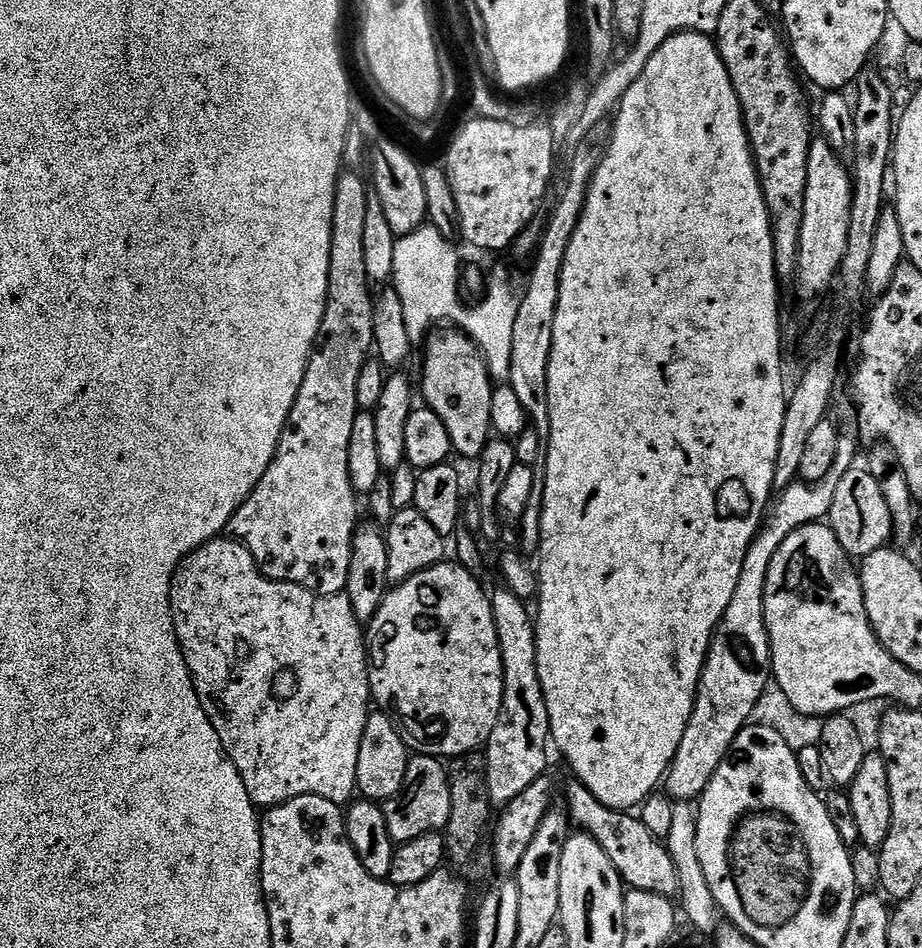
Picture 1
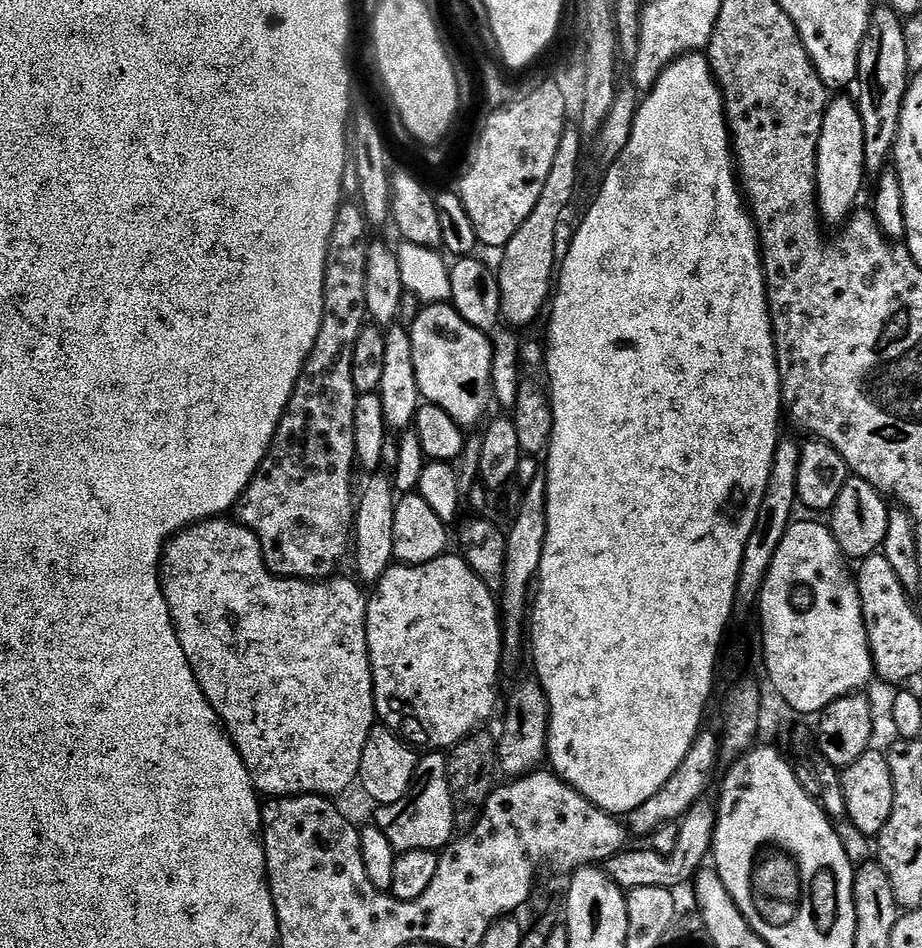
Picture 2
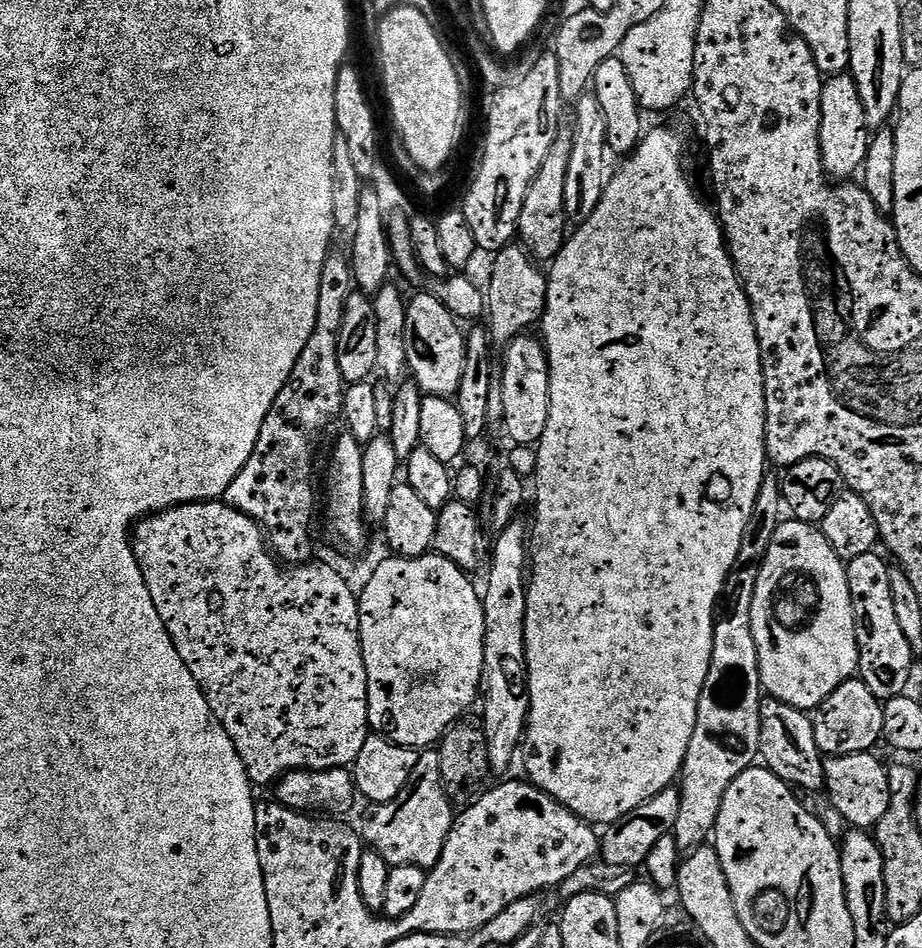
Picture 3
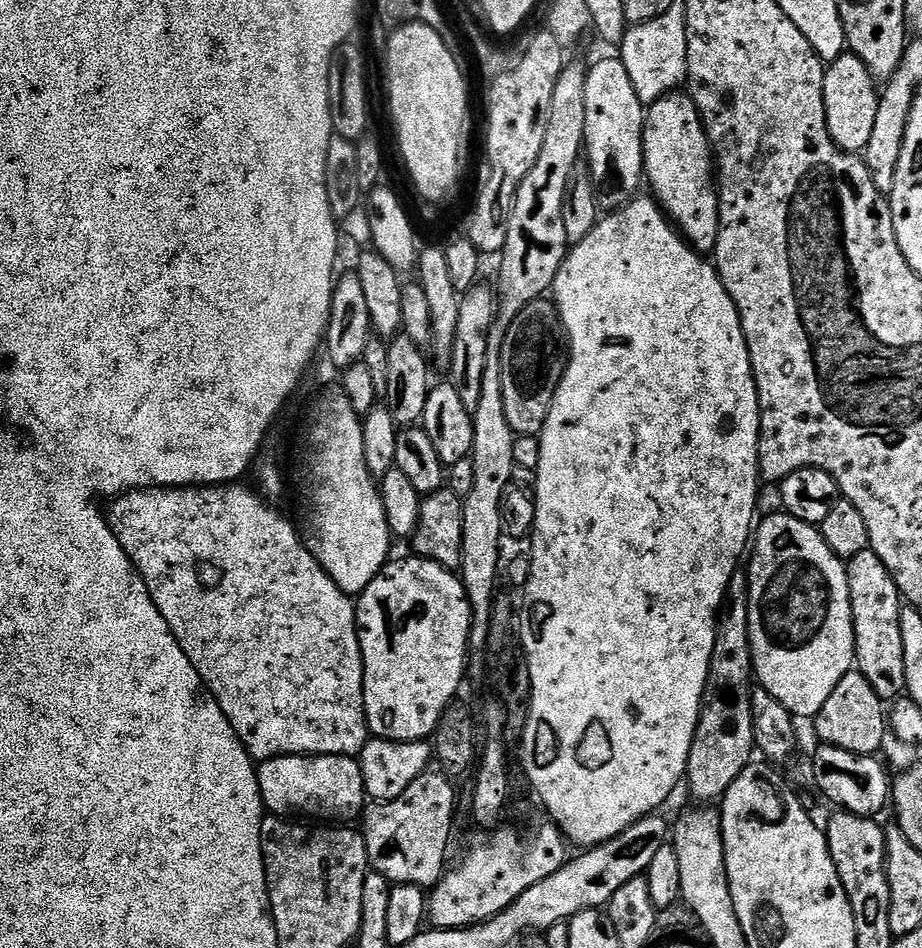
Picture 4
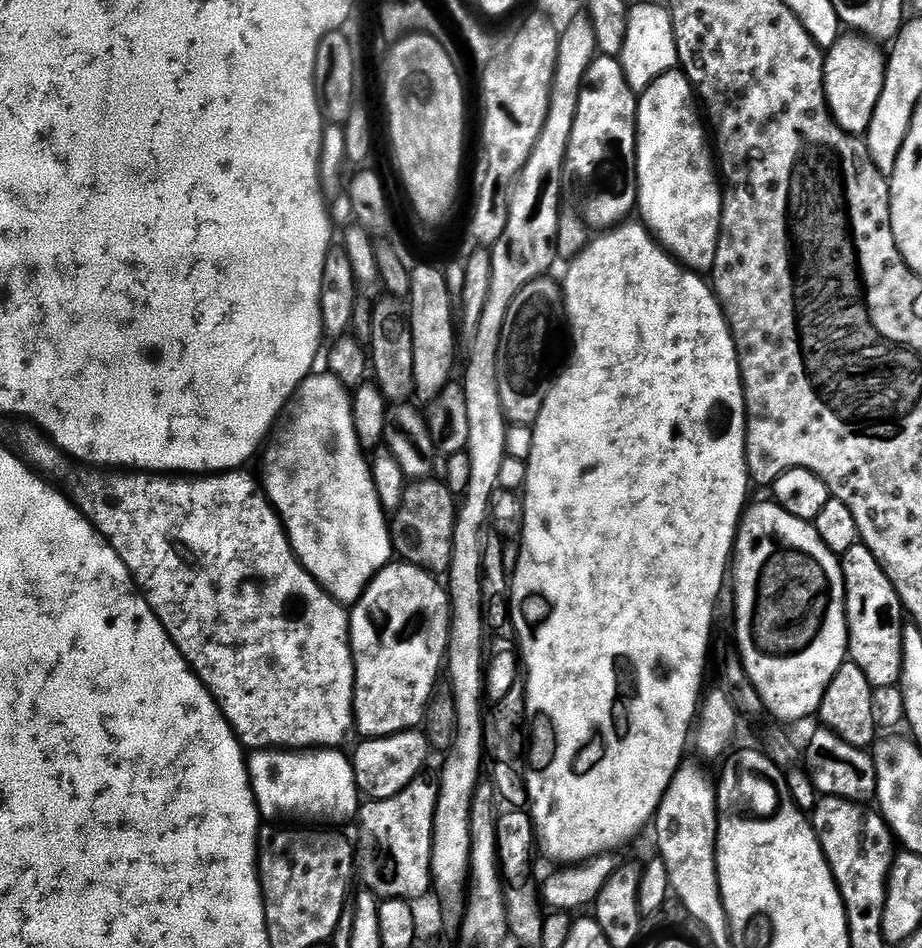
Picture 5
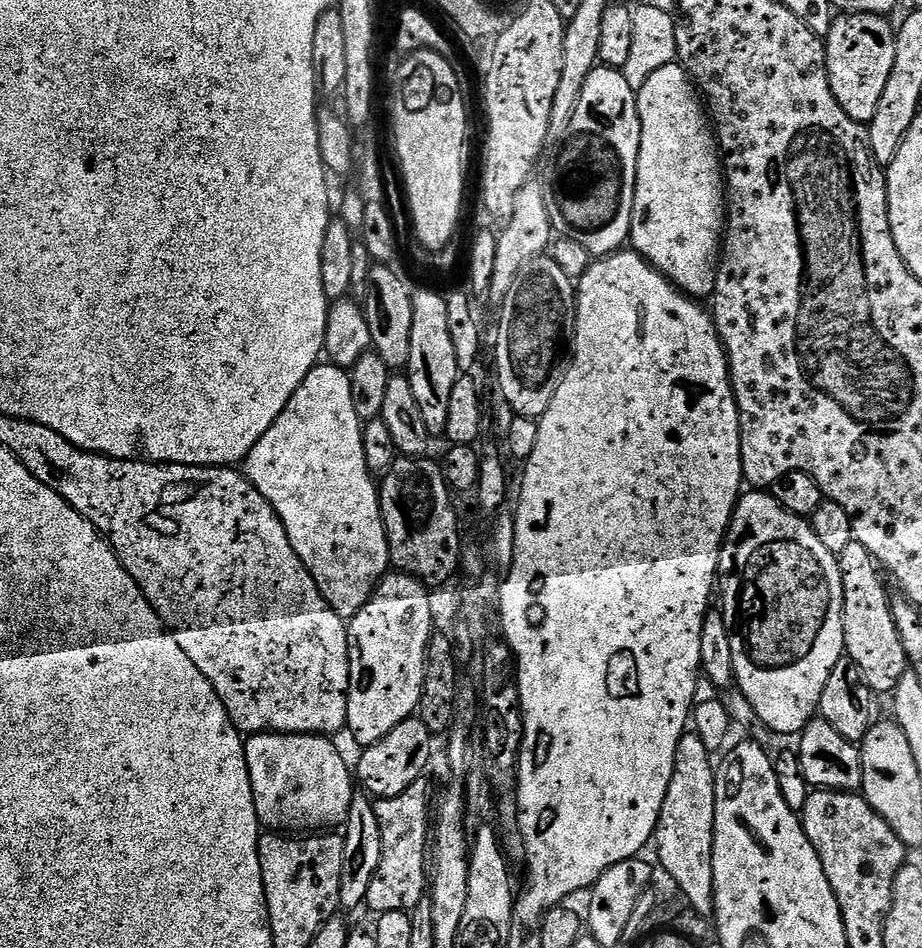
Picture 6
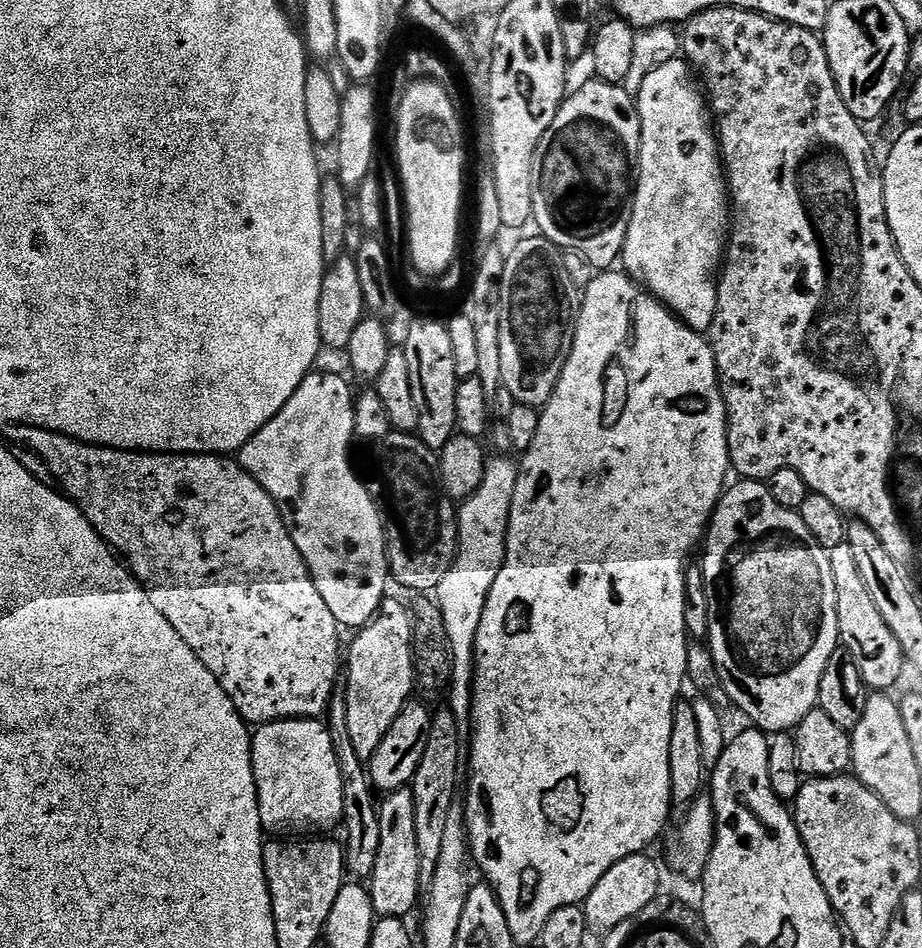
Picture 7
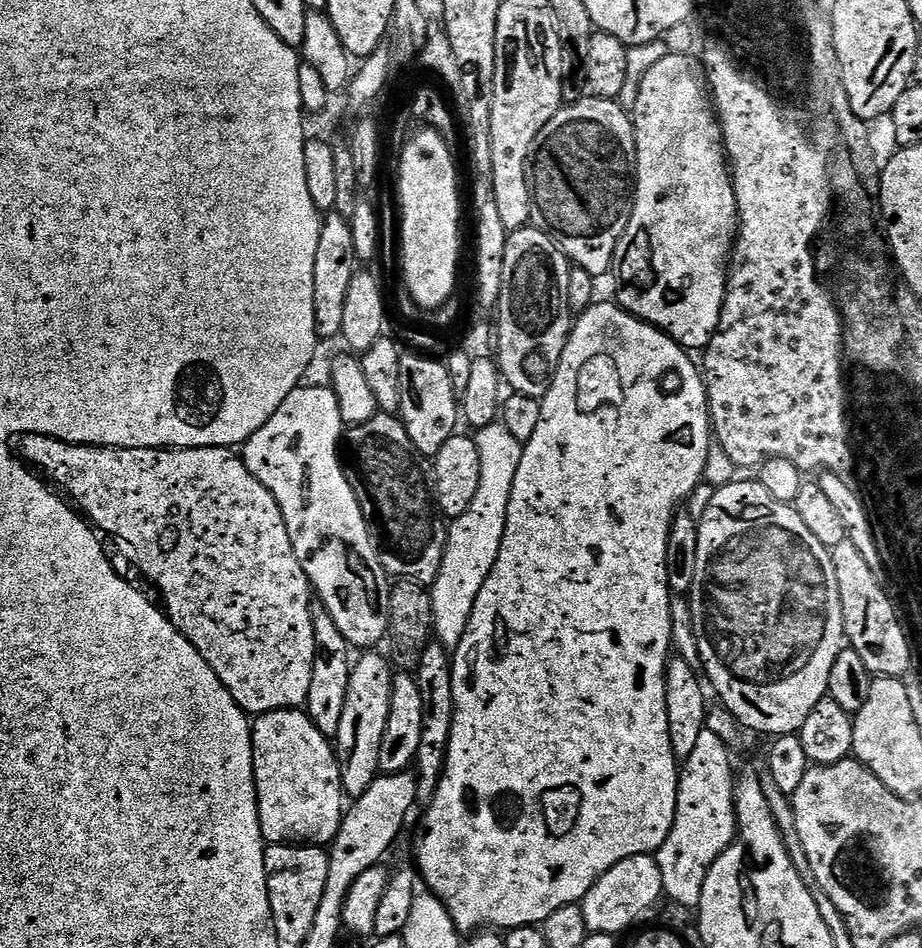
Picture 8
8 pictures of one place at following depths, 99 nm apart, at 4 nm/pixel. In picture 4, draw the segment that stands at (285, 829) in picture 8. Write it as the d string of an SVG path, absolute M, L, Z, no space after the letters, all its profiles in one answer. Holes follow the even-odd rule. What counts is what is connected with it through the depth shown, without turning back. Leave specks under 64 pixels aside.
M279 756L263 761L256 777L260 798L273 816L307 818L312 822L352 822L366 807L360 765L350 756Z

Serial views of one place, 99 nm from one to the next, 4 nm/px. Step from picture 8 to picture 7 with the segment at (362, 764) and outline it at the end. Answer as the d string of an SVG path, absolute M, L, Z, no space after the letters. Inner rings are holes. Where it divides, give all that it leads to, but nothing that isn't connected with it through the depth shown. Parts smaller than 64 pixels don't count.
M392 598L385 599L380 605L376 617L364 628L355 633L352 645L346 648L346 685L348 701L348 726L350 741L353 742L353 749L357 751L358 758L367 762L372 759L374 750L386 738L390 726L394 726L394 718L403 710L404 705L413 699L412 688L417 687L416 663L412 657L412 613L409 605L399 604Z

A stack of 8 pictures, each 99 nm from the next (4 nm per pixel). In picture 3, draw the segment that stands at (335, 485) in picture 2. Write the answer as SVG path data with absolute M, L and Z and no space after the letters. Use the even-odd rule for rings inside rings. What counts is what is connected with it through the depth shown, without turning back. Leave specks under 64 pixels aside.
M329 251L322 266L314 334L310 334L310 342L306 342L306 350L302 350L286 386L282 386L278 398L274 398L274 406L270 406L270 414L266 414L266 422L262 422L262 434L258 434L258 442L254 446L254 454L250 454L250 462L242 466L238 478L230 482L228 491L222 497L223 503L245 512L264 529L271 551L288 566L307 564L313 559L312 515L316 512L316 455L324 444L324 435L331 430L335 420L341 419L344 411L346 383L342 371L339 370L338 344L343 314L347 299L354 291L354 281L349 253L336 251Z

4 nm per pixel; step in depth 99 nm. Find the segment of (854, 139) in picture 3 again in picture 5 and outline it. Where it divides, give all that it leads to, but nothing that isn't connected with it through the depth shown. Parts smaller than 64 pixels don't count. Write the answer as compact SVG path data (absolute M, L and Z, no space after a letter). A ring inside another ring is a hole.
M841 34L824 57L824 95L828 98L828 109L839 128L851 136L863 137L867 133L870 118L874 118L874 106L878 106L882 94L886 52L879 47L883 48L863 34Z

